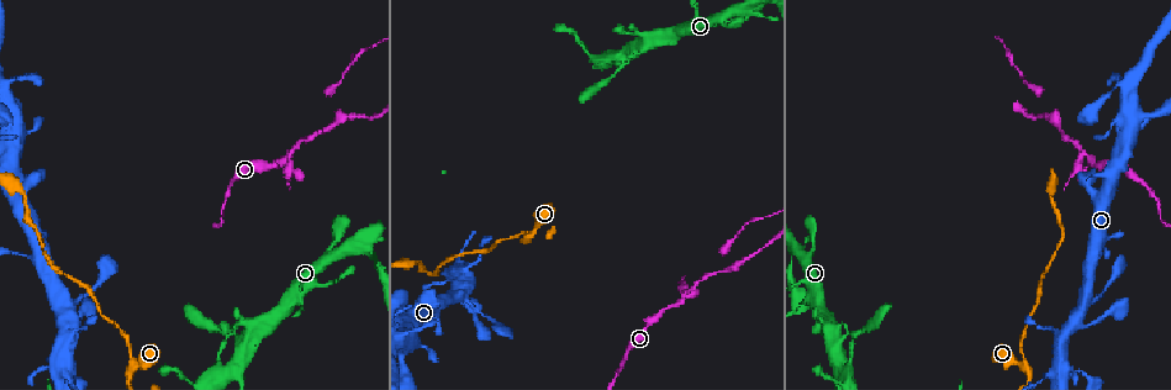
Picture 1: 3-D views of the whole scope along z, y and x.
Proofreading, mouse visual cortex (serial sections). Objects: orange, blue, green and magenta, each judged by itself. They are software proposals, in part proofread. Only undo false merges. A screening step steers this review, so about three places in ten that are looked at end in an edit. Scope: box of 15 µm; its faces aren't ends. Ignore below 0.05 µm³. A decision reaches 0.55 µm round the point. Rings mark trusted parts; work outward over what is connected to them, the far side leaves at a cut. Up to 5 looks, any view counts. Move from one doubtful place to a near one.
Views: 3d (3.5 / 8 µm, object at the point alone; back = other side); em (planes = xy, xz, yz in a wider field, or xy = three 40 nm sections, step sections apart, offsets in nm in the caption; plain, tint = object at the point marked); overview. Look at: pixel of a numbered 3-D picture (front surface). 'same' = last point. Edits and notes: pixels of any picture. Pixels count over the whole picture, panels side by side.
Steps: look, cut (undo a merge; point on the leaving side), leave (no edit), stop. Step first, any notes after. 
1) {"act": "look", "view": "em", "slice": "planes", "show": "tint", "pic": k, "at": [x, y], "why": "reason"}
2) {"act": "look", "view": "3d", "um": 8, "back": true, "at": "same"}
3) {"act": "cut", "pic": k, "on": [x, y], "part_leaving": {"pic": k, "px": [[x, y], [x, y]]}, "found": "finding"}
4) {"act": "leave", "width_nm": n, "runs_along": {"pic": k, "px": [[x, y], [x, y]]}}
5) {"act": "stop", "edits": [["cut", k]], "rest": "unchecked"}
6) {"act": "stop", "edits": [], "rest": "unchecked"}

{"act": "look", "view": "3d", "um": 3.5, "back": true, "pic": 1, "at": [681, 299], "why": "branch point"}

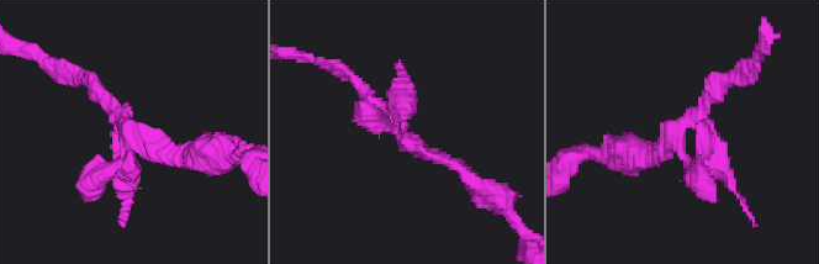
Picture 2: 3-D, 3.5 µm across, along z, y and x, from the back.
{"act": "look", "view": "em", "slice": "xy", "step": 5, "show": "tint", "pic": 2, "at": [674, 138]}

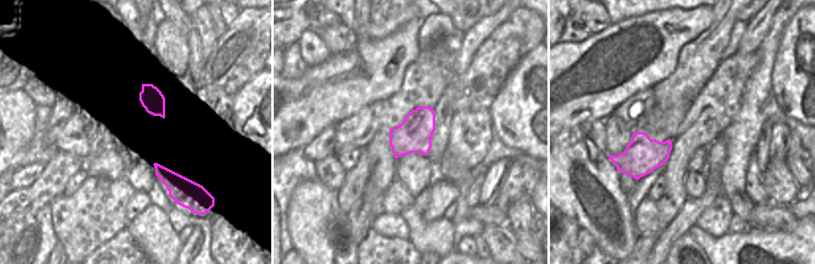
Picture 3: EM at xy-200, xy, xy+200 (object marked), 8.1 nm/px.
{"act": "look", "view": "em", "slice": "xy", "step": 2, "show": "tint", "at": "same"}

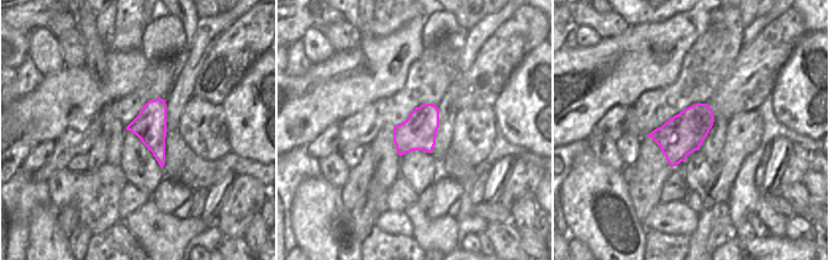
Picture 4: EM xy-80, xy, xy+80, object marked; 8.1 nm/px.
{"act": "cut", "pic": 2, "on": [403, 82], "part_leaving": {"pic": 2, "px": [[397, 121], [401, 115], [397, 64]]}, "found": "two cells meet here"}

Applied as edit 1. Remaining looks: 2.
{"act": "look", "view": "3d", "um": 3.5, "pic": 1, "at": [458, 262], "why": "thick turns thin"}

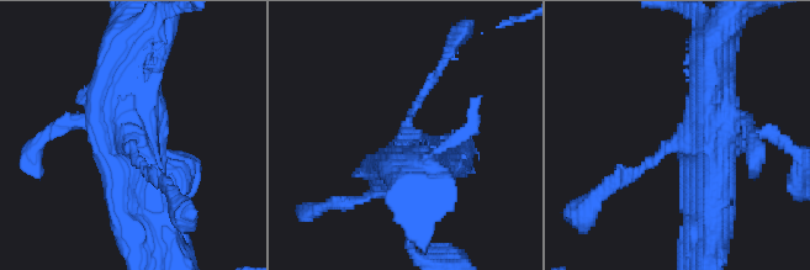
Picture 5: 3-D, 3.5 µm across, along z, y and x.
{"act": "look", "view": "em", "slice": "xy", "step": 5, "show": "tint", "pic": 5, "at": [131, 143]}

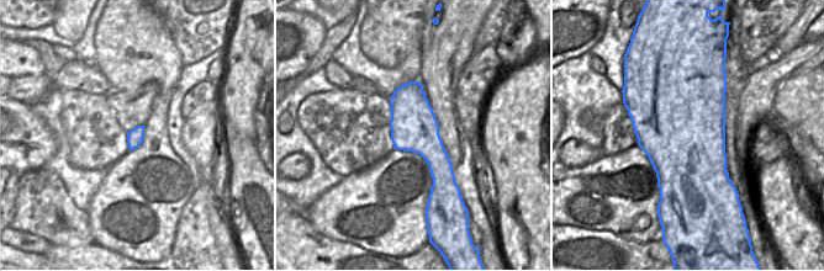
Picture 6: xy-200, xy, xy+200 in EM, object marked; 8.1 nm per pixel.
{"act": "leave", "width_nm": 380, "runs_along": {"pic": 5, "px": [[713, 69], [713, 122], [621, 175]]}, "found": "continuous, no second cell"}

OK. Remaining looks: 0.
{"act": "stop", "edits": [["cut", 2]], "rest": "unchecked"}

